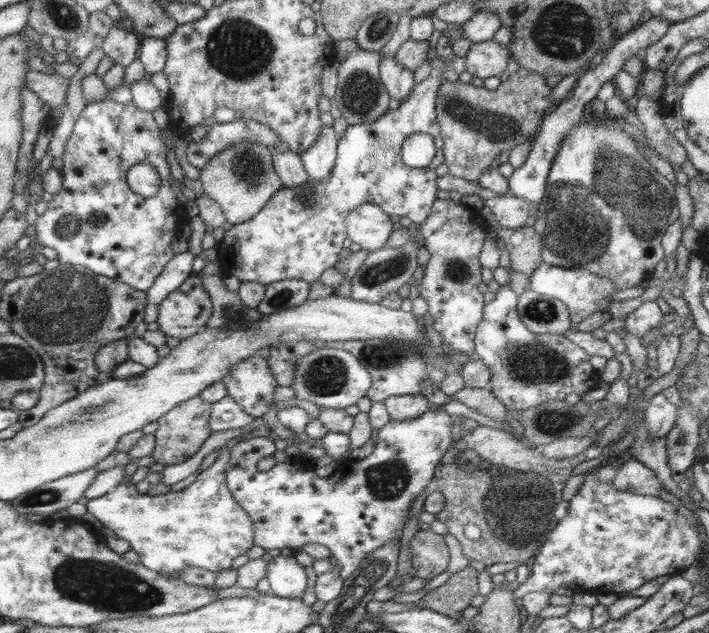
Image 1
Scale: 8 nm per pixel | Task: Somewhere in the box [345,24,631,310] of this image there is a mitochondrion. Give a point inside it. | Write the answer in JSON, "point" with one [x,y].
{"point":[492,126]}

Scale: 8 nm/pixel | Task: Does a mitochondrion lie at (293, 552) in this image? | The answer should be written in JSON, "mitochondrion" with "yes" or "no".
{"mitochondrion":"no"}

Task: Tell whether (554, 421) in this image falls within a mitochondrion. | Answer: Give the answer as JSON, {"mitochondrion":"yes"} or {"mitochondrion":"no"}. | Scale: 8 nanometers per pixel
{"mitochondrion":"yes"}

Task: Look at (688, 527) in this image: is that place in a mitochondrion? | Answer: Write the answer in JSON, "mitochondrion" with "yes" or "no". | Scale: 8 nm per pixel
{"mitochondrion":"no"}

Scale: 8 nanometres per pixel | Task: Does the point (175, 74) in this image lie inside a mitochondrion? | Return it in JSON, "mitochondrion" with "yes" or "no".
{"mitochondrion":"no"}

